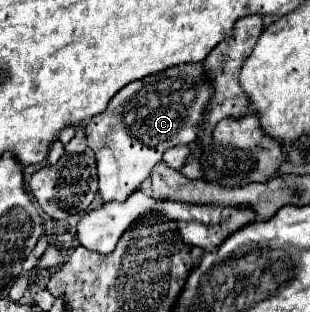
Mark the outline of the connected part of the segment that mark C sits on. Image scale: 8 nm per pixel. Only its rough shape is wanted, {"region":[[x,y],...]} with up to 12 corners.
{"region":[[183,63],[125,85],[87,127],[103,203],[197,141],[211,81]]}

